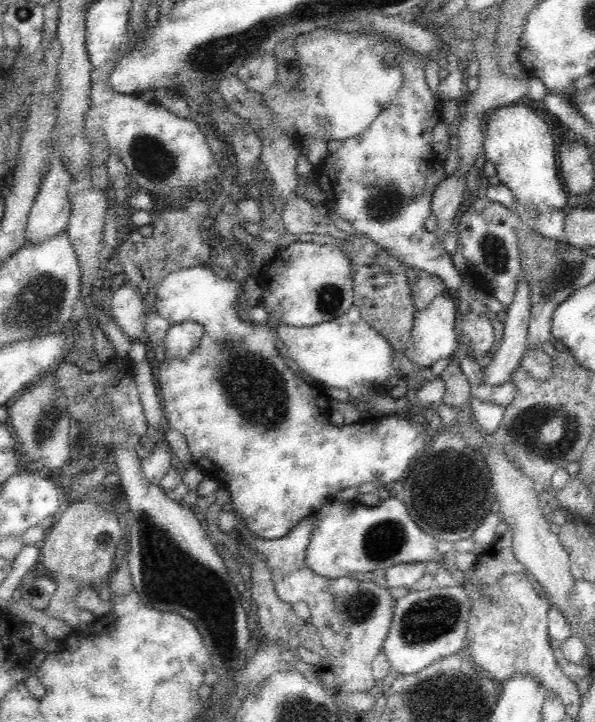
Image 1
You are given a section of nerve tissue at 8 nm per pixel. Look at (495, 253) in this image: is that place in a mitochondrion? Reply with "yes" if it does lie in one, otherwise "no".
yes

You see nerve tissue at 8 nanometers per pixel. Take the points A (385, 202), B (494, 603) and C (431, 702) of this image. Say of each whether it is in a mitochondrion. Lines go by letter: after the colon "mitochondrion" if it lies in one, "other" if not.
A: mitochondrion
B: other
C: mitochondrion

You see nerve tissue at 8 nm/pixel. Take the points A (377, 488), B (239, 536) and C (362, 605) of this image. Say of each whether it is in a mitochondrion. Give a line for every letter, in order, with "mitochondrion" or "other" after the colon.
A: other
B: other
C: mitochondrion

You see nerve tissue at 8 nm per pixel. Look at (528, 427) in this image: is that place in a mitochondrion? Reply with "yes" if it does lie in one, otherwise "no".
yes

